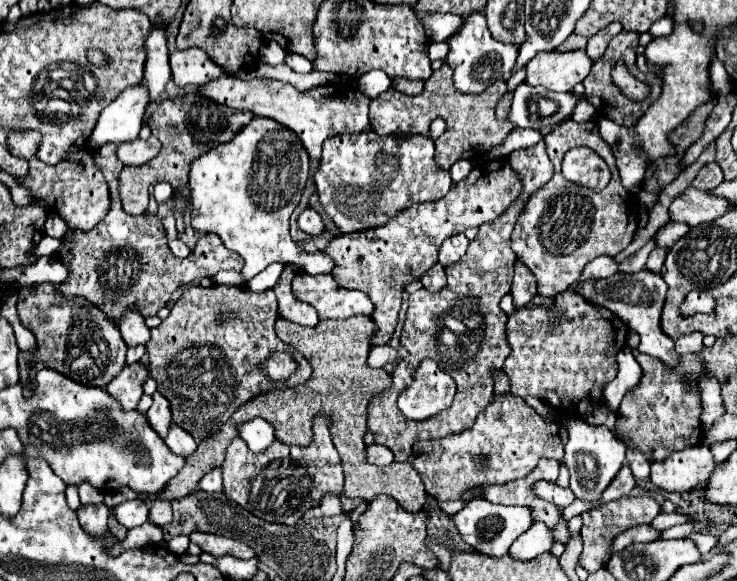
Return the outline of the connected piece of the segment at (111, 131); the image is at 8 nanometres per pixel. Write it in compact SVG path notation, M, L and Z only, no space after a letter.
M144 84L126 88L112 104L108 104L102 110L90 138L98 146L104 146L110 142L122 144L122 142L136 140L144 122L148 102L150 102L150 96Z

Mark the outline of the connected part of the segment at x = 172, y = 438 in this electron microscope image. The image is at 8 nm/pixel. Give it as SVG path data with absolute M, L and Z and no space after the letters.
M176 424L170 426L170 432L168 432L168 436L164 438L164 442L166 442L166 446L168 446L174 454L178 454L178 456L182 456L182 458L188 458L188 456L196 450L196 440L194 440L186 430L178 428Z

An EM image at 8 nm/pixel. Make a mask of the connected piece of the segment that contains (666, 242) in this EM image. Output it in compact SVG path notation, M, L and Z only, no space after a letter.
M668 222L664 224L664 228L660 228L656 232L656 248L666 248L670 250L670 246L674 246L674 242L678 242L686 232L690 230L688 224L678 224L678 222Z

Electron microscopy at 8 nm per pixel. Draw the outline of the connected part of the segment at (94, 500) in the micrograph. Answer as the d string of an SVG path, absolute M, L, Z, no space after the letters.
M80 484L80 500L82 500L82 506L88 506L88 504L96 506L104 502L104 494L92 488L90 484Z

